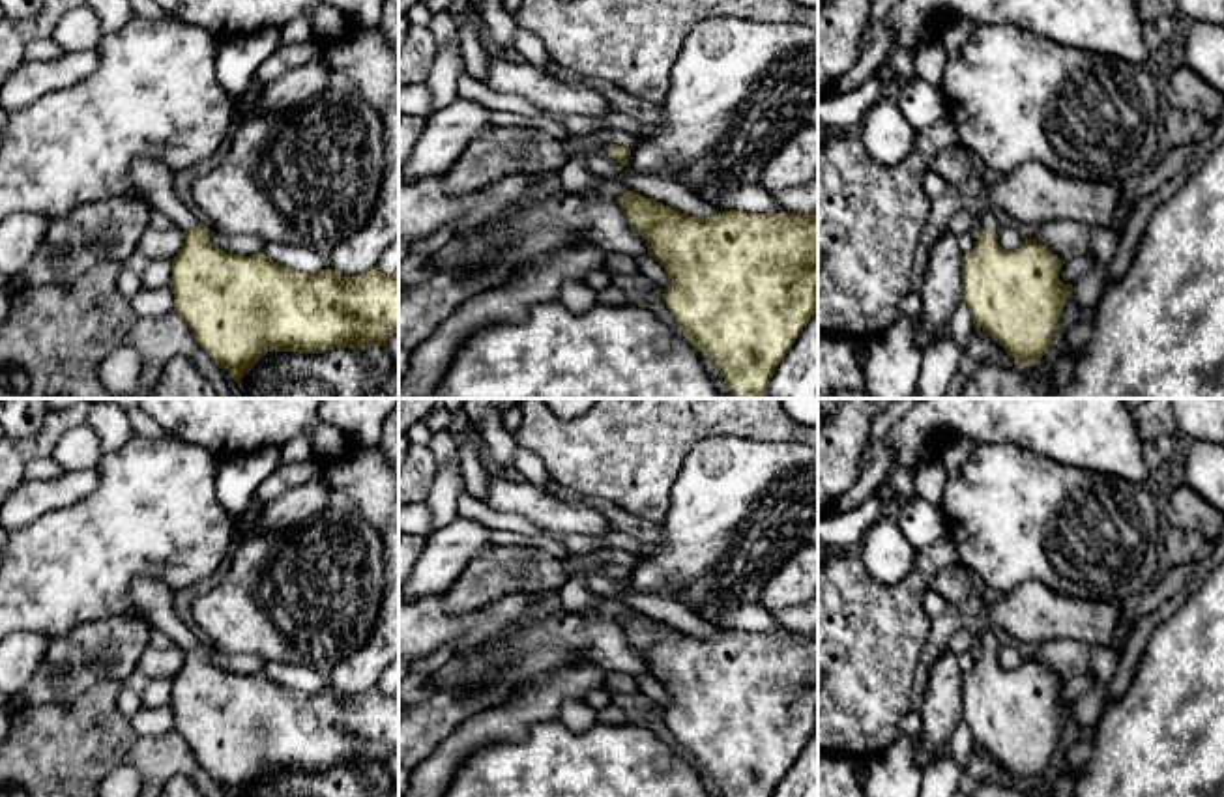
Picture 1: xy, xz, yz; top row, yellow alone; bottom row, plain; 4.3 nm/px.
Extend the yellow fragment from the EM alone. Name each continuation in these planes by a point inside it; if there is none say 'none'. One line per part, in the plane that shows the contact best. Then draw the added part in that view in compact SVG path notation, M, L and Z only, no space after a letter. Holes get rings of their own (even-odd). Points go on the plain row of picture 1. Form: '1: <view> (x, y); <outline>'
1: xy (158, 601); M137 580L131 599L146 612L150 627L167 632L180 649L189 651L198 644L198 634L176 614L174 593L168 587L155 580Z

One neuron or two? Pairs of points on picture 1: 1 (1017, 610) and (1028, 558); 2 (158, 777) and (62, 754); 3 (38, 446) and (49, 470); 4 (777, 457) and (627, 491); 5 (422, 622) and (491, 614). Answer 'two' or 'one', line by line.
1: two
2: one
3: two
4: two
5: one

